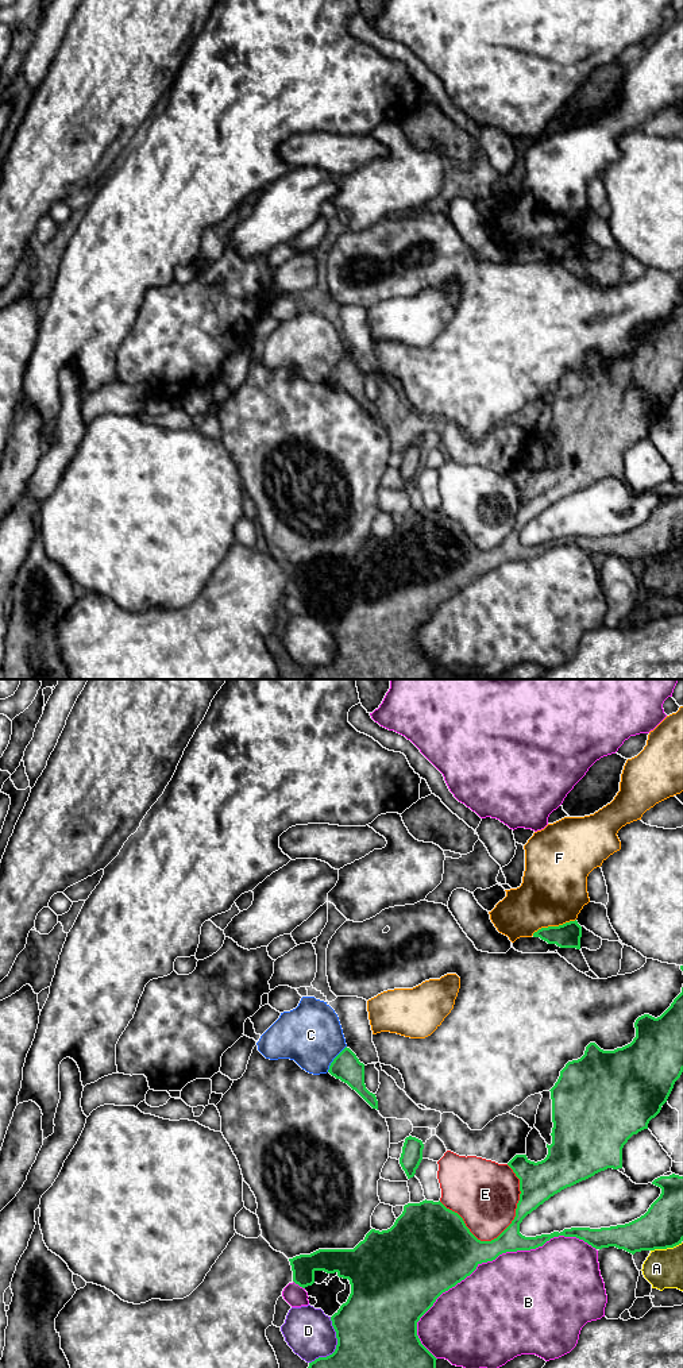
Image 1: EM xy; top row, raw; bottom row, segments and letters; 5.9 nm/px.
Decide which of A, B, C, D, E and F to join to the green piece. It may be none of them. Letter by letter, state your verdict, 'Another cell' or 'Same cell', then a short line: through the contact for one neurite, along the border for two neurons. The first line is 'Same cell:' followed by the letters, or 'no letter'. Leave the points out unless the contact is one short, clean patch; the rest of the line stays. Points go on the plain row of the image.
Same cell: no letter
A: Another cell
B: Another cell
C: Another cell. Line: xy (346, 354), (327, 380)
D: Another cell
E: Another cell
F: Another cell

